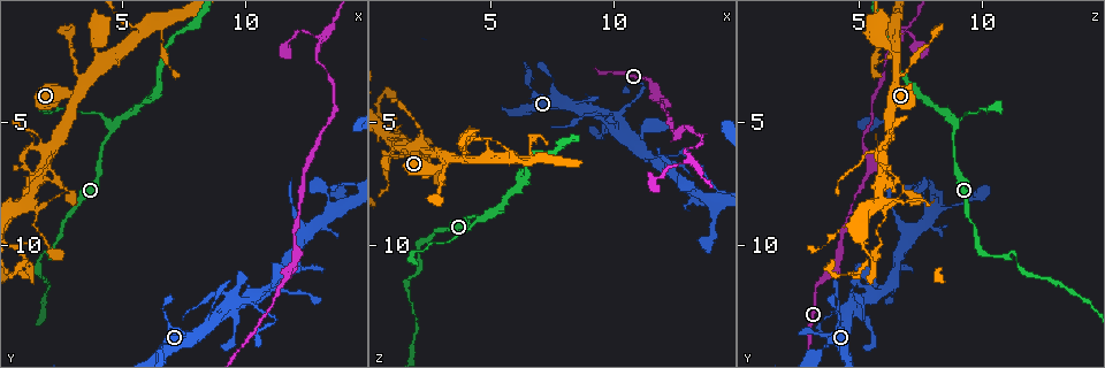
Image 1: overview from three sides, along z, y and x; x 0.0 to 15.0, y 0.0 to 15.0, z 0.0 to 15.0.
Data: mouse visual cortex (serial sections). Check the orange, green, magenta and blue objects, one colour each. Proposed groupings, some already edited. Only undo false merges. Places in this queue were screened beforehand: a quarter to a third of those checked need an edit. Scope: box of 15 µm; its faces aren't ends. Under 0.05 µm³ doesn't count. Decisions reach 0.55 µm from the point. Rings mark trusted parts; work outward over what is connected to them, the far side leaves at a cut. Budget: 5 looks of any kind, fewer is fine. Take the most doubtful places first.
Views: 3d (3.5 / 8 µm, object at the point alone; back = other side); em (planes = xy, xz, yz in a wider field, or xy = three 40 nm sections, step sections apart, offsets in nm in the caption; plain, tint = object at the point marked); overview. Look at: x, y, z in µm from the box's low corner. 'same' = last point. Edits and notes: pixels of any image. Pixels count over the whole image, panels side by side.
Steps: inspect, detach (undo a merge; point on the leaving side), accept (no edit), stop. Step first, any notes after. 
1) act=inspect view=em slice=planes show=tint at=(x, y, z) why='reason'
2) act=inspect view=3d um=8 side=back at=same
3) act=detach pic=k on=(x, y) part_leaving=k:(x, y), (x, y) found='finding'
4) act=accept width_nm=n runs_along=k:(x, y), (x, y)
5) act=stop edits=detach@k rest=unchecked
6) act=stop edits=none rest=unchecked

act=inspect view=3d um=3.5 at=(2.1, 10.5, 10.4) why='narrows sharply'

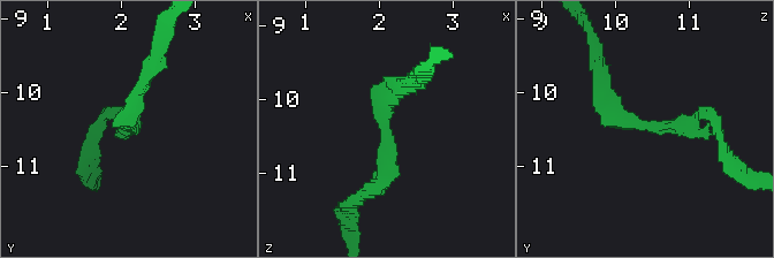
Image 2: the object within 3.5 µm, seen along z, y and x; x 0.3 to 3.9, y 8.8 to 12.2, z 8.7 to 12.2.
act=inspect view=em slice=xy step=3 show=tint at=(2.10, 10.45, 10.45) arm_widths_nm=200,200

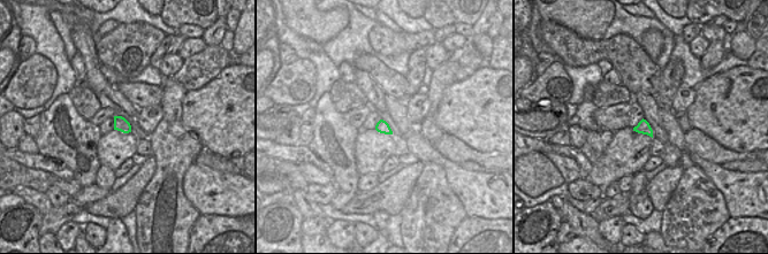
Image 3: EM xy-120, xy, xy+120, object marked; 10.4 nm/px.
act=accept runs_along=2:(403, 89), (382, 112), (389, 168), (364, 195) found='all the same cell'

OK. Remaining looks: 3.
act=inspect view=3d um=3.5 at=(7.5, 13.7, 3.4) why='abrupt turn'

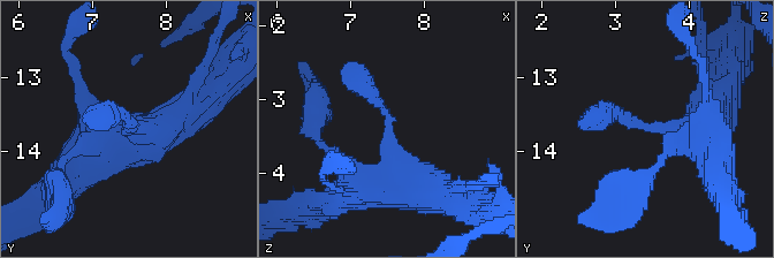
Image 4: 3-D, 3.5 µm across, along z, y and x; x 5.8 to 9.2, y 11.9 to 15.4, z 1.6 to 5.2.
act=inspect view=em slice=xy step=5 show=tint at=(7.50, 13.70, 3.35) why='now the EM'

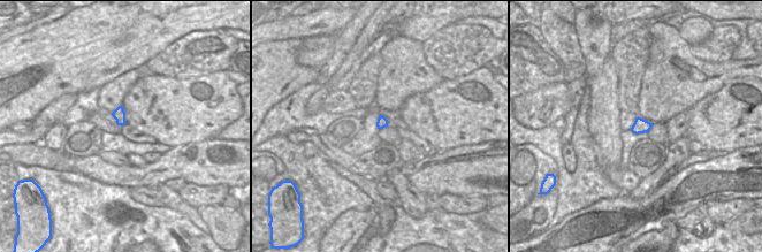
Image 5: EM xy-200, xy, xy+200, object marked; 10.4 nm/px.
act=accept runs_along=4:(391, 189), (387, 112), (353, 65) found='all the same cell'

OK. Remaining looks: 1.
act=stop edits=none rest=unchecked

